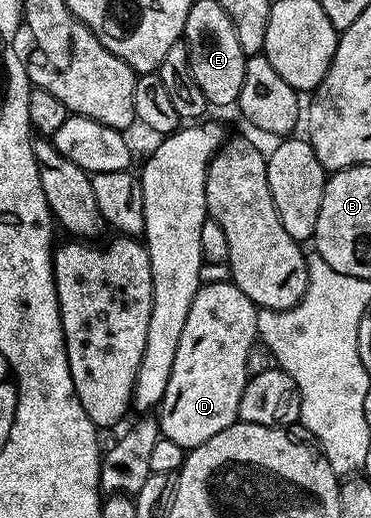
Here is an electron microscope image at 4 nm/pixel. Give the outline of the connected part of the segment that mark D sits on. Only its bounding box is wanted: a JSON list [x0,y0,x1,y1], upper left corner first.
[159,281,259,449]

